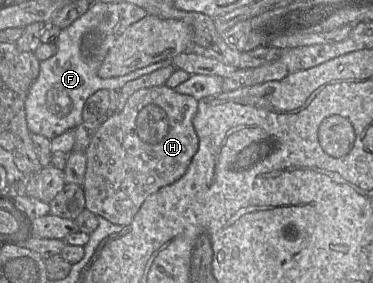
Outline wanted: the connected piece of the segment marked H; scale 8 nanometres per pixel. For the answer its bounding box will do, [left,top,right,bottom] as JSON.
[83,85,199,226]

